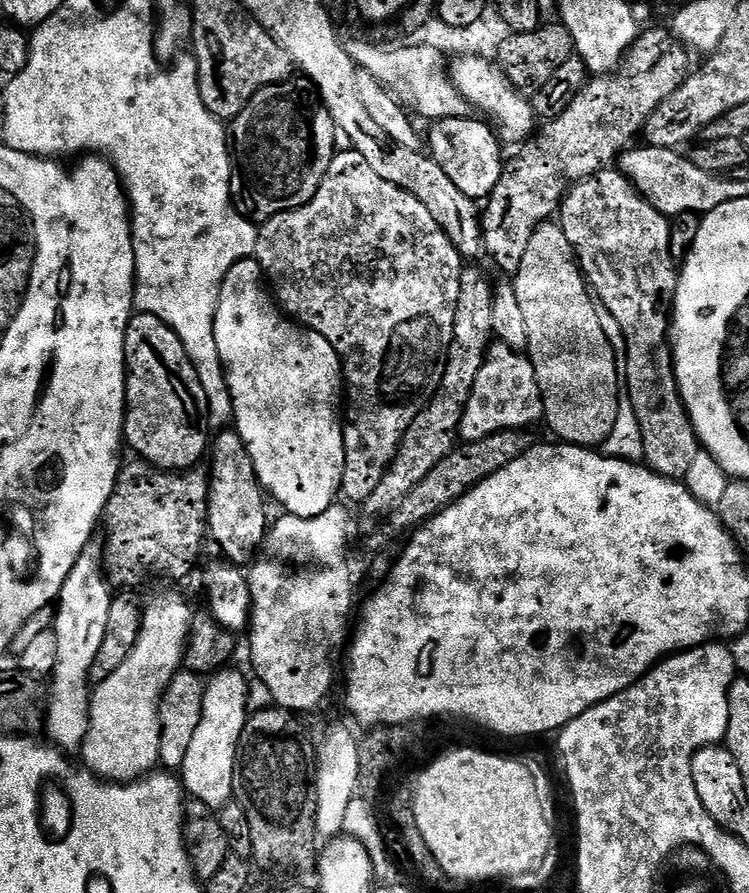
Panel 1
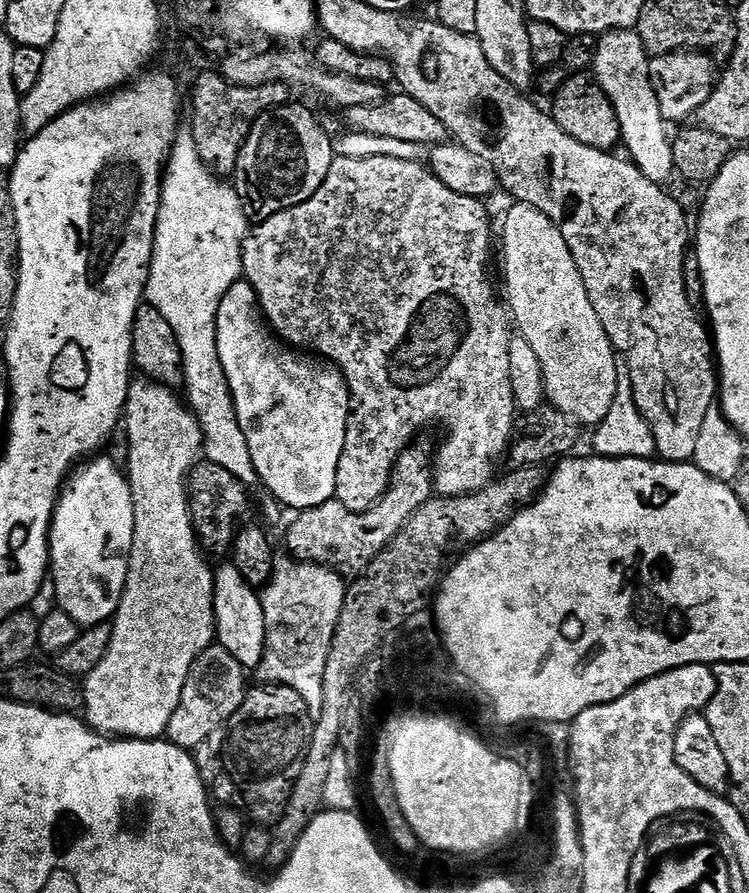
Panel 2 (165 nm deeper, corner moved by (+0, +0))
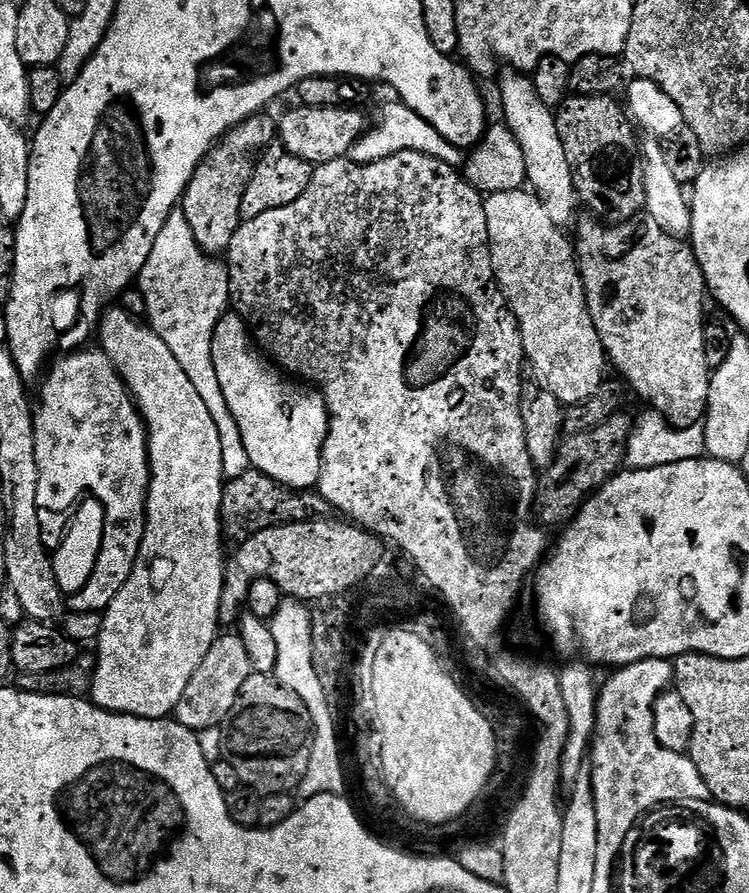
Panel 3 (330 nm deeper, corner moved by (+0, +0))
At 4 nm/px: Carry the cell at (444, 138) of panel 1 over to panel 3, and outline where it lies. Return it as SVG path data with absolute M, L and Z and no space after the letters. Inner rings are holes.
M296 106L293 112L279 117L278 136L288 152L308 161L313 166L319 166L331 160L339 160L349 155L351 149L366 131L364 116L360 111L361 109L356 106L338 108Z

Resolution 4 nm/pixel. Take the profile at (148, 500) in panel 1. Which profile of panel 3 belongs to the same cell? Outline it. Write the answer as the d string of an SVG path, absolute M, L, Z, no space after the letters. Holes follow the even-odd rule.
M249 470L233 476L225 483L224 498L220 508L222 532L229 541L242 545L254 534L279 524L297 524L303 520L315 520L329 515L330 505L316 490L291 488L264 472Z

